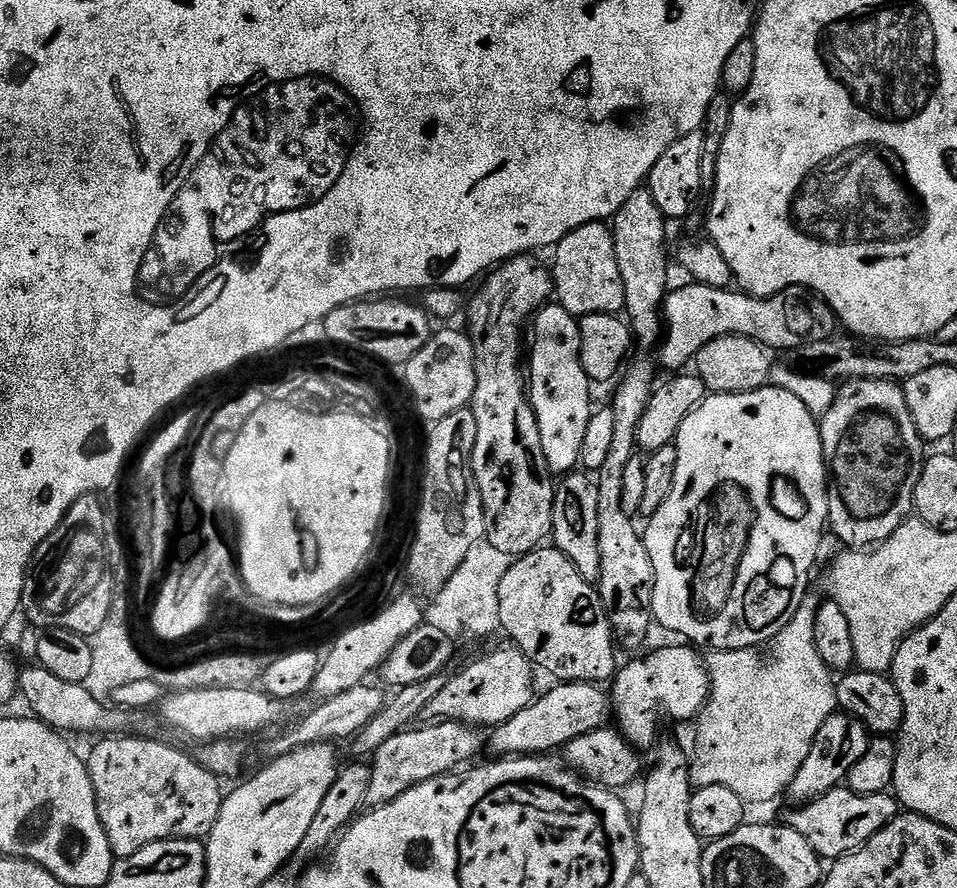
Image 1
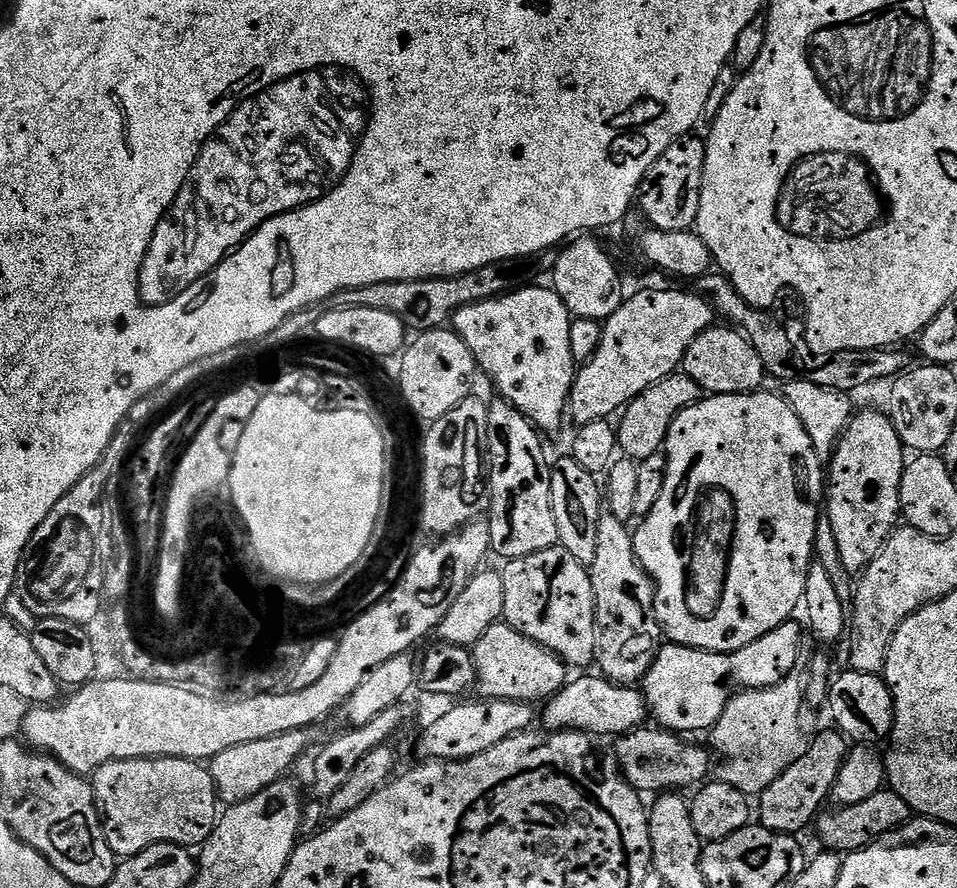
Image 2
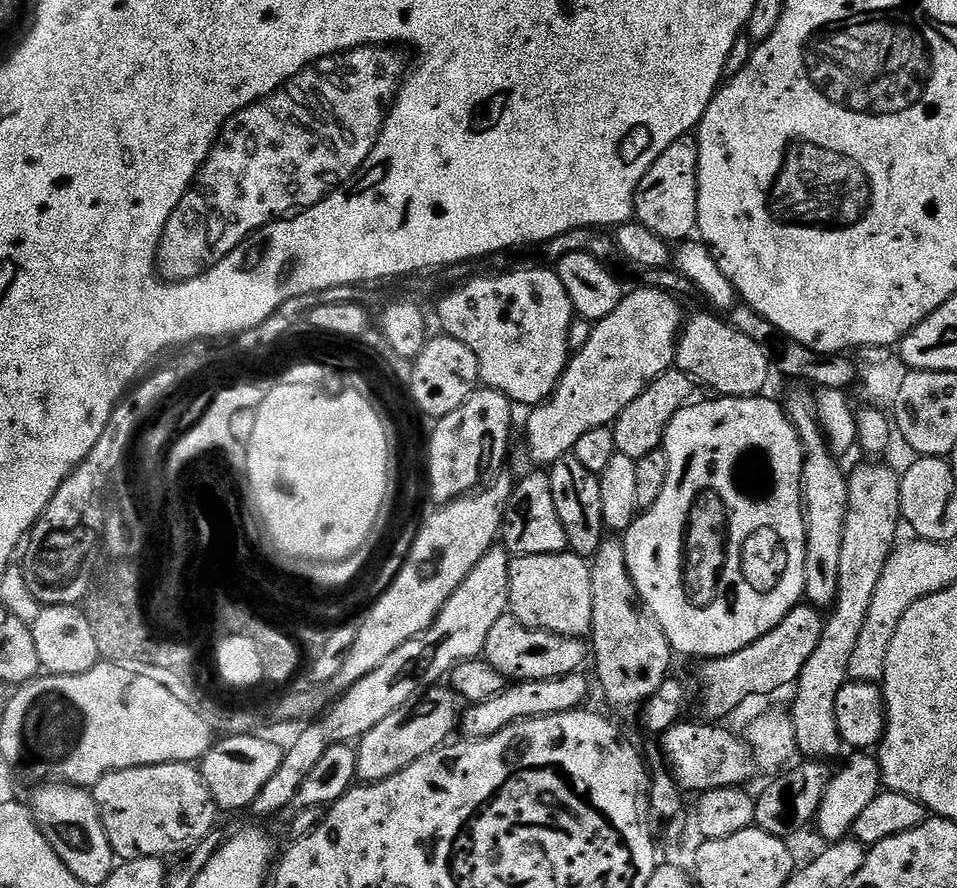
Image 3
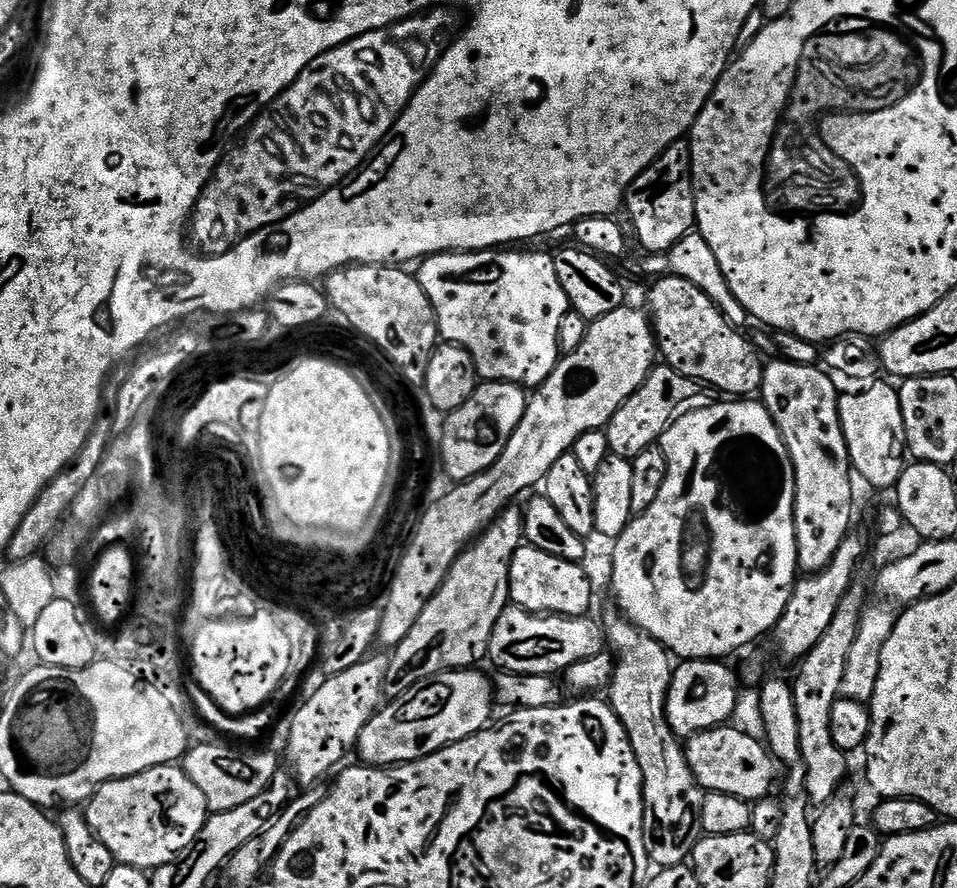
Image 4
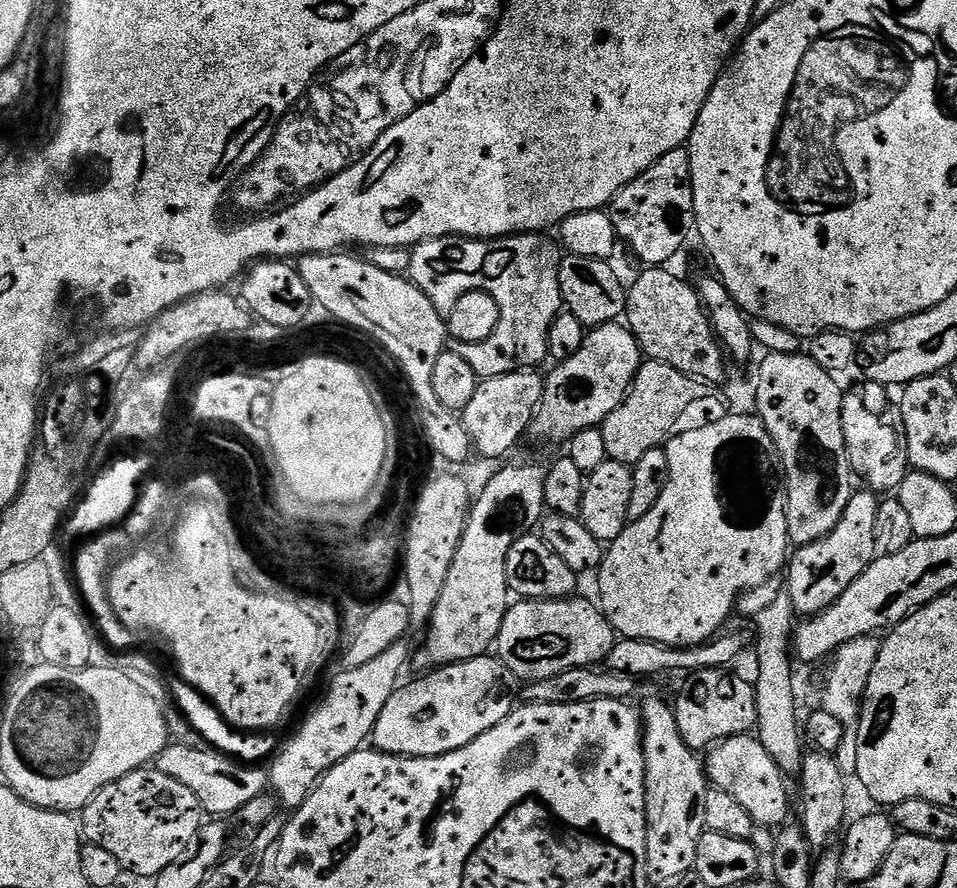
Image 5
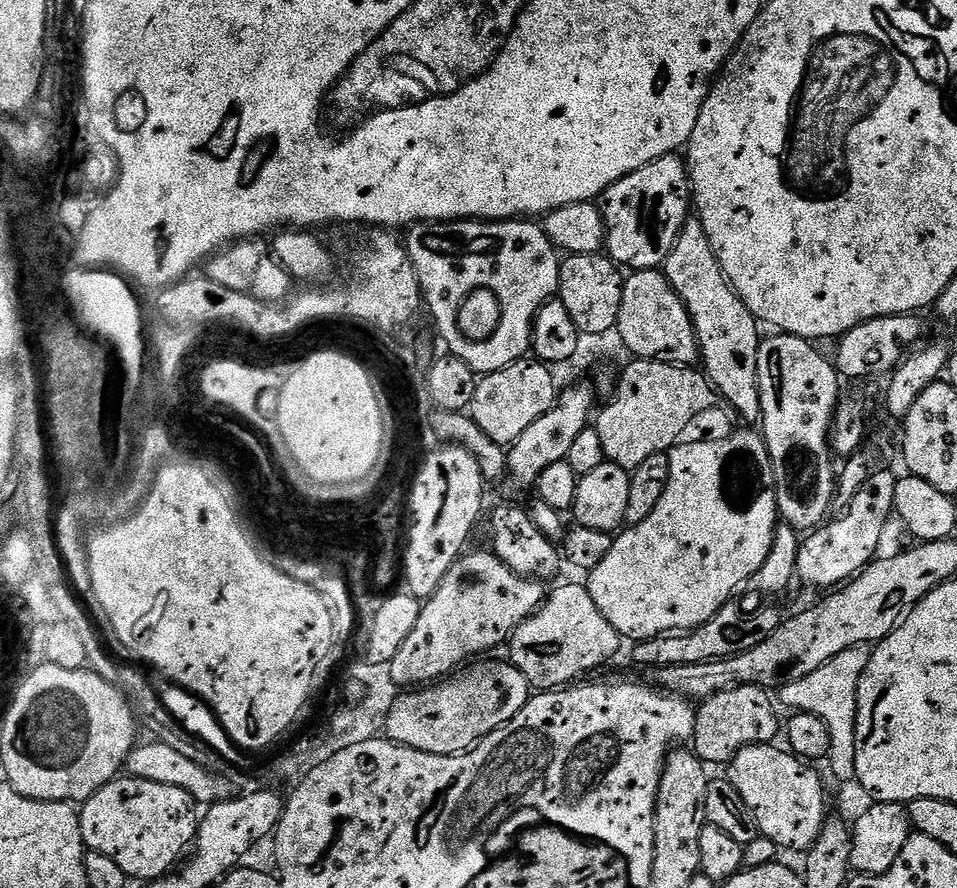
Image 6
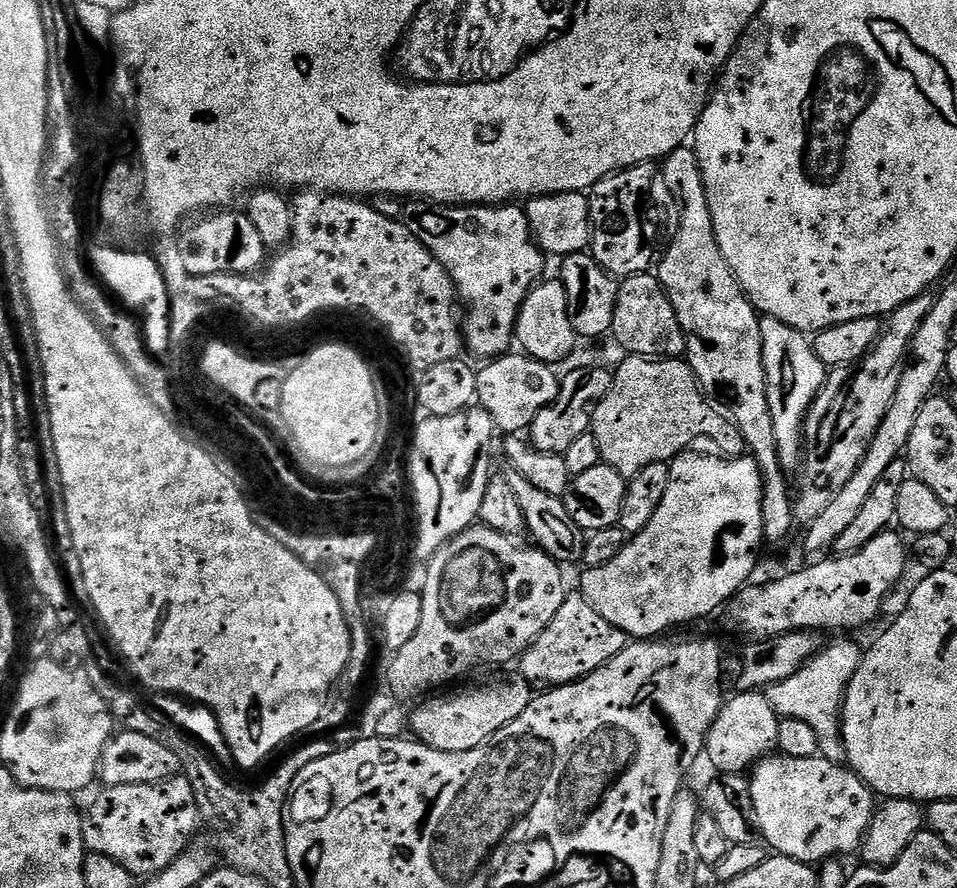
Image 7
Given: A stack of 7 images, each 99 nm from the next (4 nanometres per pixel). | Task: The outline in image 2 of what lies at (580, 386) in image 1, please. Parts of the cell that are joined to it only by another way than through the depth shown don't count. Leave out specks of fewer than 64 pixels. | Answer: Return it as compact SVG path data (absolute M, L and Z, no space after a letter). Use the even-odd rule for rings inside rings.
M519 288L458 309L450 324L474 354L483 375L485 372L496 383L500 391L497 393L528 417L541 433L556 432L564 416L566 420L566 405L572 399L572 384L578 371L578 362L570 350L570 326L574 317L555 288Z

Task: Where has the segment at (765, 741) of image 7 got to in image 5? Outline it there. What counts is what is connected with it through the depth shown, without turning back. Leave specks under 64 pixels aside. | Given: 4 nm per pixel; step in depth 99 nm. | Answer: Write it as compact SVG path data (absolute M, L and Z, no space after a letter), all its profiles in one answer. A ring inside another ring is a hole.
M707 668L691 673L687 680L688 685L681 690L680 697L674 700L674 711L678 730L682 730L682 738L693 752L703 753L724 740L751 733L755 729L758 706L751 679L743 680L735 676L732 670Z

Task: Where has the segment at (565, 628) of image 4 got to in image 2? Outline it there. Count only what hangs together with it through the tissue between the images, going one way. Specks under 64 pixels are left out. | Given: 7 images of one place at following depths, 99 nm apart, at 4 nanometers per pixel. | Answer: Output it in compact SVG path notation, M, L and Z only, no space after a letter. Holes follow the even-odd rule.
M498 622L482 634L482 638L471 649L472 659L476 661L476 683L480 688L479 695L486 700L522 700L525 702L547 701L548 697L556 695L564 687L569 679L570 672L563 660L553 654L548 648L544 648L538 642L531 640L529 636L523 636L518 630L514 630L507 622Z

